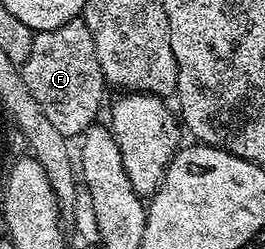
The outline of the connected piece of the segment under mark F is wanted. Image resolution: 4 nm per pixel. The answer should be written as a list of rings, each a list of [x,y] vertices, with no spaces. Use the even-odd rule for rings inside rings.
[[[81,17],[56,30],[35,33],[32,54],[21,70],[32,98],[39,103],[48,122],[66,139],[79,137],[97,121],[108,85],[100,70],[92,32]]]

